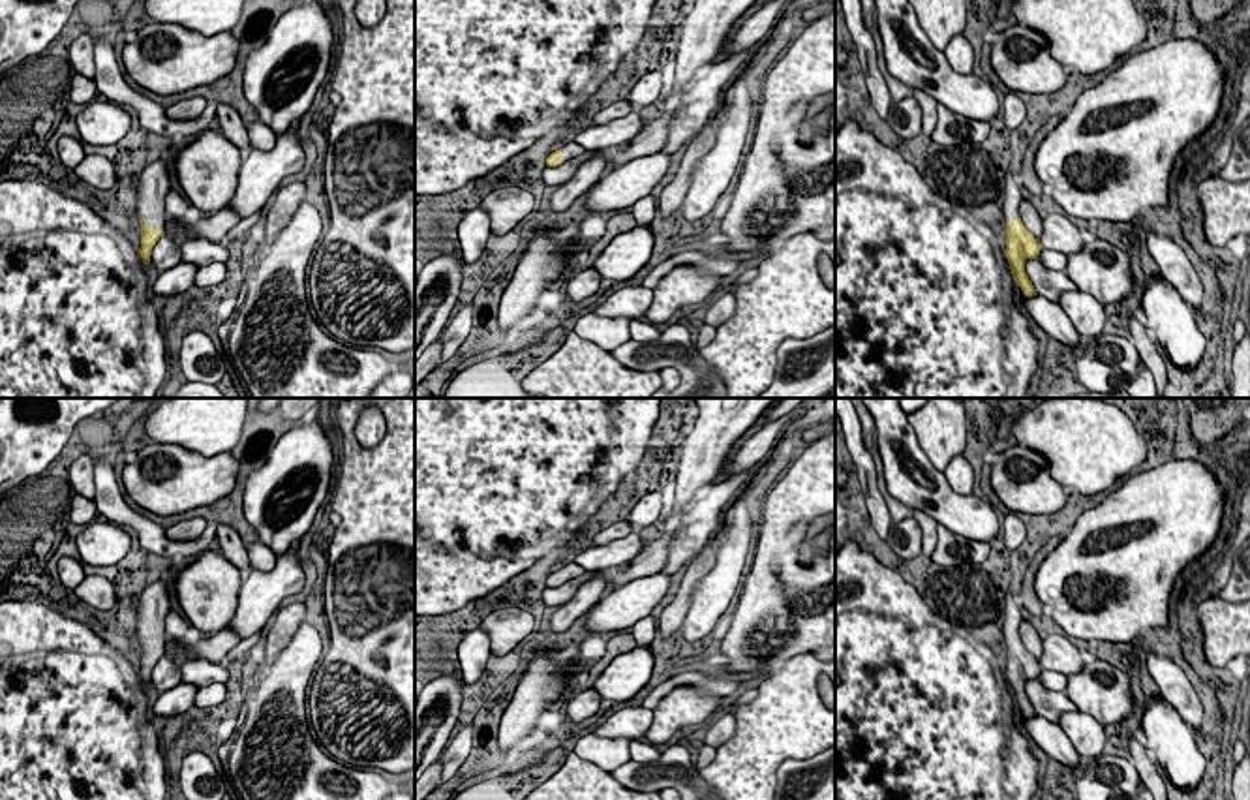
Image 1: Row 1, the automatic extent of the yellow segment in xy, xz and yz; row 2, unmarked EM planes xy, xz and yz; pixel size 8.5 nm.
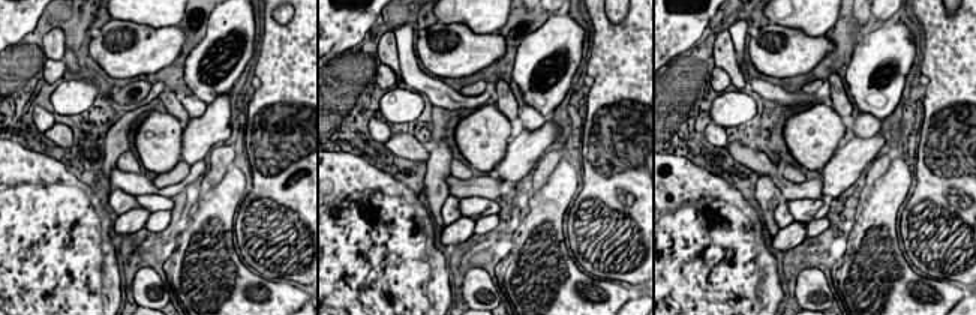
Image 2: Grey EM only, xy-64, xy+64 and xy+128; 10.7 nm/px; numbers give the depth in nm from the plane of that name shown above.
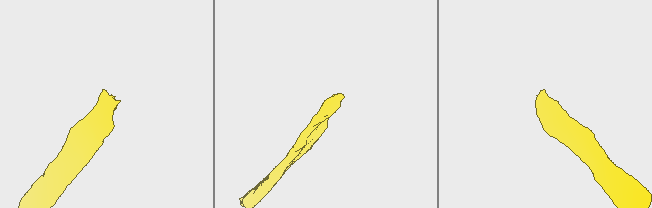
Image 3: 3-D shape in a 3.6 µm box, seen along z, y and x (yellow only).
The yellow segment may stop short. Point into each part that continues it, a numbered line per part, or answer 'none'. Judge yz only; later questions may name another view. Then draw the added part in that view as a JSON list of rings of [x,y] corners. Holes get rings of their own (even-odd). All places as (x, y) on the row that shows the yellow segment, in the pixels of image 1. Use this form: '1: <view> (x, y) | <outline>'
1: yz (1012, 194) | [[[1006,173],[1004,177],[1004,220],[1014,222],[1019,220],[1019,203],[1021,203],[1021,190],[1019,190],[1019,180],[1015,173]]]

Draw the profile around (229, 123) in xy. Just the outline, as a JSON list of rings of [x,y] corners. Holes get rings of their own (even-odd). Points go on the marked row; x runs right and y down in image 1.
[[[218,103],[216,128],[240,150],[252,148],[246,124],[242,122],[238,111],[233,105]]]

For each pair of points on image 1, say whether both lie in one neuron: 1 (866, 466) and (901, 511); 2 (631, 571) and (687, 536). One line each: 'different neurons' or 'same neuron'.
1: different neurons
2: different neurons

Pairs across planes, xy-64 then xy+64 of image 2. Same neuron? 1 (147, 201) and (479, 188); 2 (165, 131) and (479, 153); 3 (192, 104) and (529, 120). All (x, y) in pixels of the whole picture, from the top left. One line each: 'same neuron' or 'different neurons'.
1: different neurons
2: same neuron
3: same neuron

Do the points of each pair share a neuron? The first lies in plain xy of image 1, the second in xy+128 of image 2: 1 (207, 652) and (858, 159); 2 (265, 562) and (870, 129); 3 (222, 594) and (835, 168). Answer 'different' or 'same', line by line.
1: different
2: same
3: different

